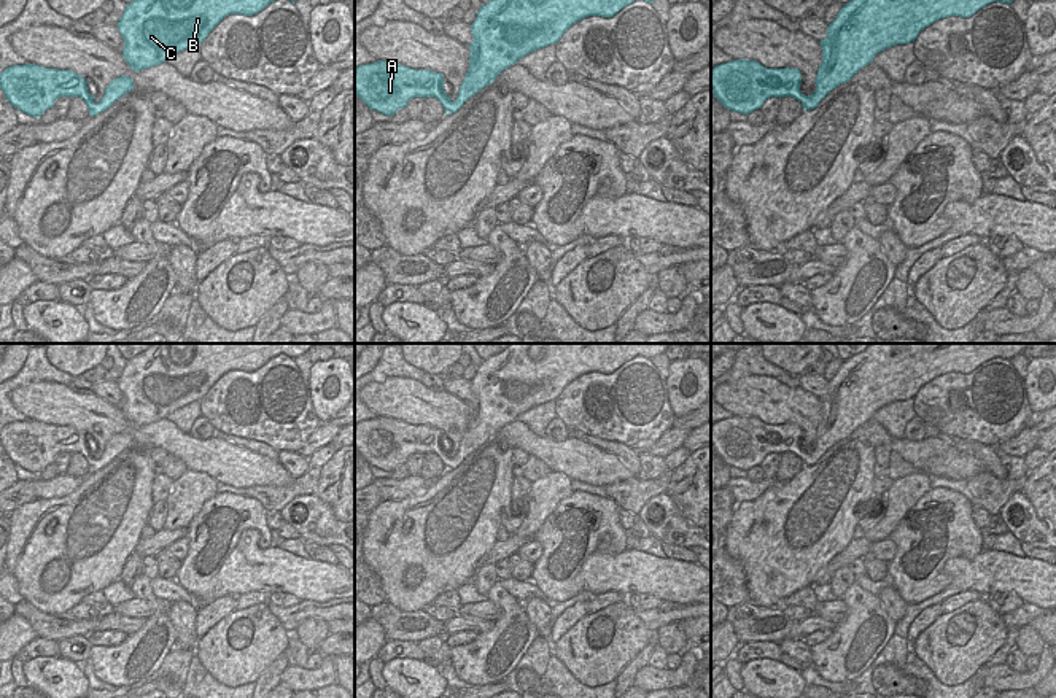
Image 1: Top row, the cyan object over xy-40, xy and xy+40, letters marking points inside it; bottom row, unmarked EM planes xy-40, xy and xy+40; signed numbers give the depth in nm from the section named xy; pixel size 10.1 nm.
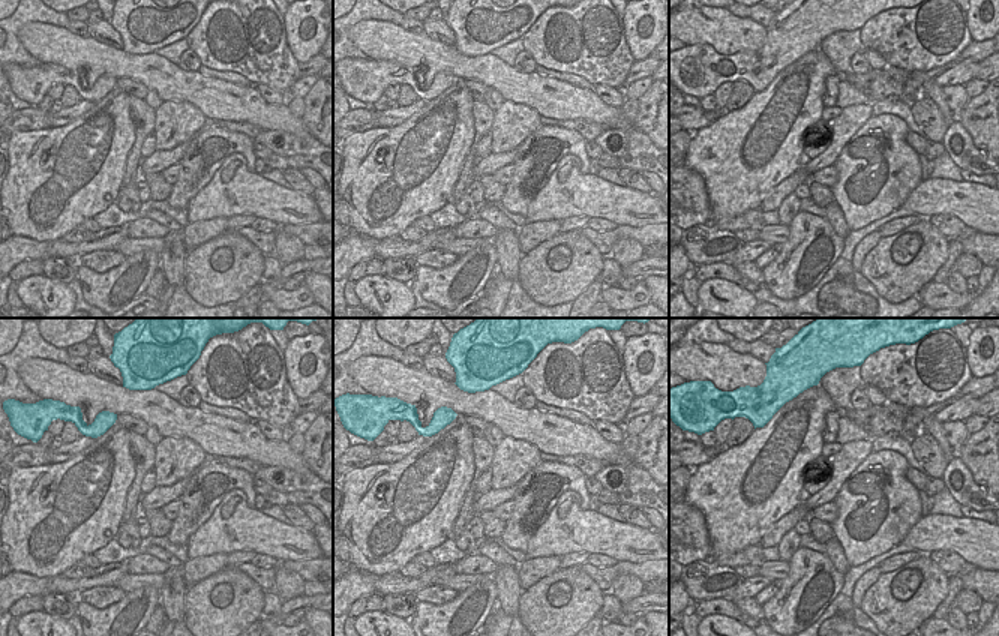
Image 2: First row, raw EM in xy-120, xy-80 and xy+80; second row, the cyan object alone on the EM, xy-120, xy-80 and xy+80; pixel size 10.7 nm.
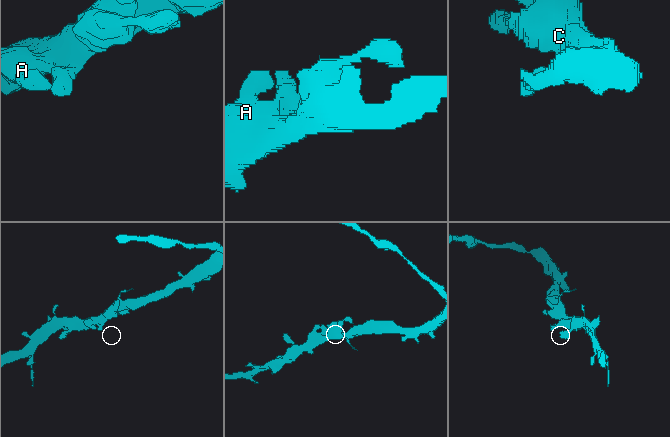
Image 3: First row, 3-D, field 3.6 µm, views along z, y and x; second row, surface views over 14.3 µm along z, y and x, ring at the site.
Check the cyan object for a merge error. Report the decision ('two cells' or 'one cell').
one cell

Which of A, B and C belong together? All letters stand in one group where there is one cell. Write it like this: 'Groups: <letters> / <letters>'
Groups: A B C

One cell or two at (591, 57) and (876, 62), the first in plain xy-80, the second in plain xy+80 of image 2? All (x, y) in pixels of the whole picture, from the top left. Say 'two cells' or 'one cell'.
two cells

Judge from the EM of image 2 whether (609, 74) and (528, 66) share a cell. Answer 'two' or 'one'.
two

